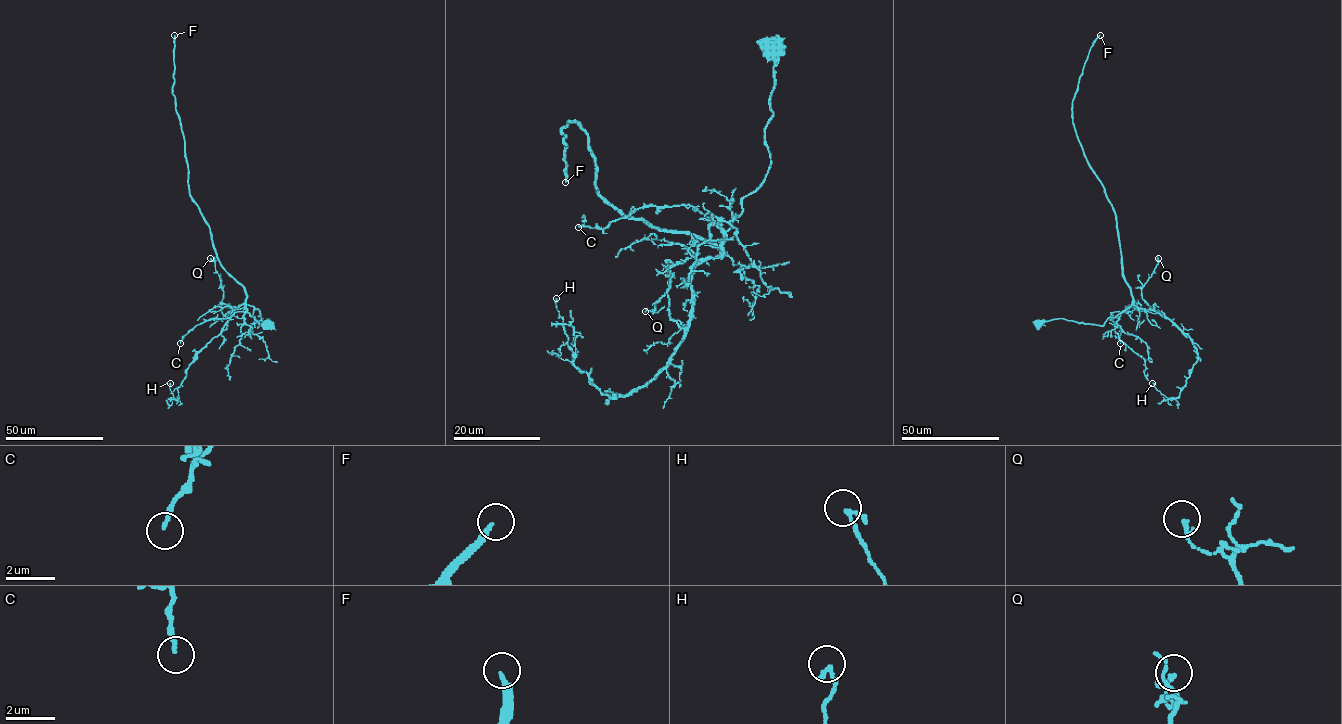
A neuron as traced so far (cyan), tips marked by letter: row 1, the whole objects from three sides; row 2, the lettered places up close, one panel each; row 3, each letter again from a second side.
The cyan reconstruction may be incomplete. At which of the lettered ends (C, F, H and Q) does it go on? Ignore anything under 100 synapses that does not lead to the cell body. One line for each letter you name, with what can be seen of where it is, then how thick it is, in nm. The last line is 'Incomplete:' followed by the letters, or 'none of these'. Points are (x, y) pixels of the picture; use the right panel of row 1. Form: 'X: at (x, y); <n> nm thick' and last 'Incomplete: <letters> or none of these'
F: at (1100, 35); 240 nm thick
Incomplete: F

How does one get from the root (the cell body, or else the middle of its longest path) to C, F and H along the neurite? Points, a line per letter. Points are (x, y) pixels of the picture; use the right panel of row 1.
C: (1039, 324), (1063, 318), (1102, 325), (1119, 311), (1112, 312), (1110, 318), (1121, 329), (1120, 343)
F: (1039, 324), (1063, 318), (1102, 325), (1132, 303), (1115, 214), (1073, 122), (1072, 100), (1100, 35)
H: (1039, 324), (1063, 318), (1102, 325), (1132, 304), (1162, 314), (1192, 341), (1198, 359), (1176, 397), (1152, 383)

